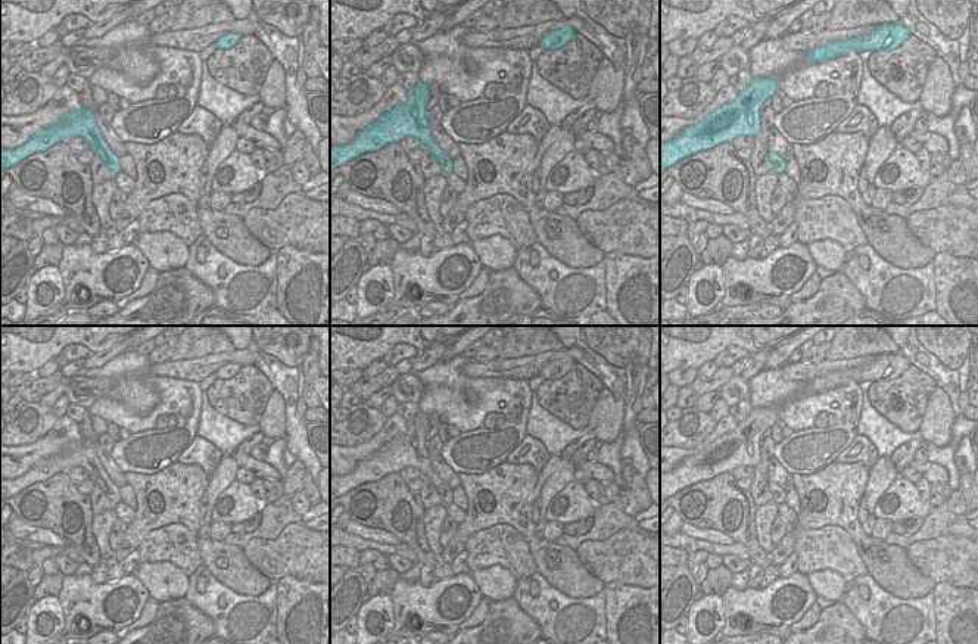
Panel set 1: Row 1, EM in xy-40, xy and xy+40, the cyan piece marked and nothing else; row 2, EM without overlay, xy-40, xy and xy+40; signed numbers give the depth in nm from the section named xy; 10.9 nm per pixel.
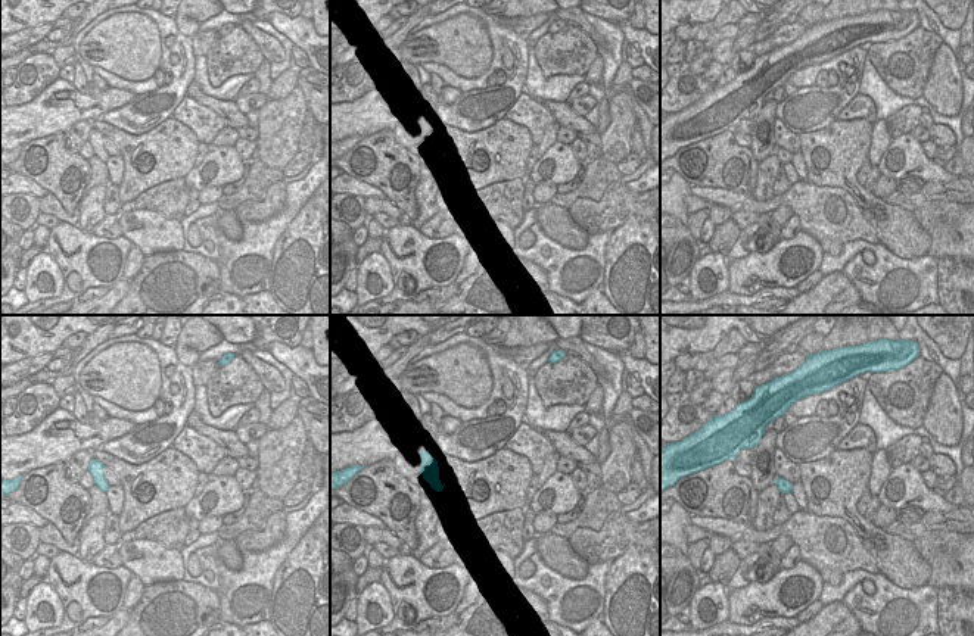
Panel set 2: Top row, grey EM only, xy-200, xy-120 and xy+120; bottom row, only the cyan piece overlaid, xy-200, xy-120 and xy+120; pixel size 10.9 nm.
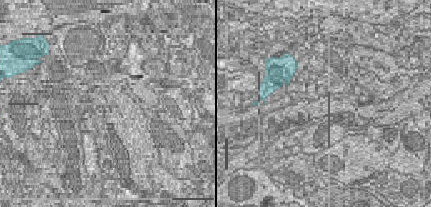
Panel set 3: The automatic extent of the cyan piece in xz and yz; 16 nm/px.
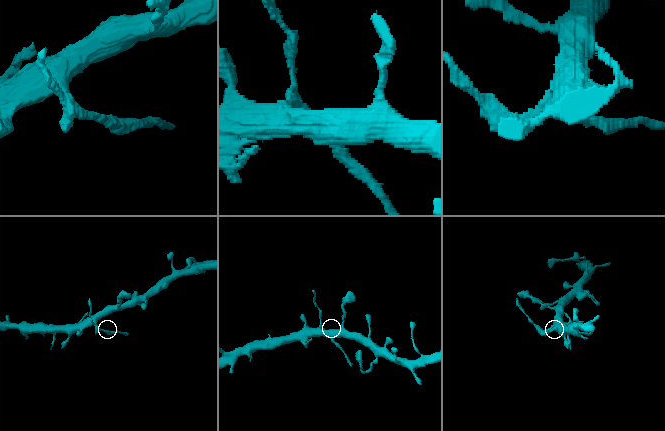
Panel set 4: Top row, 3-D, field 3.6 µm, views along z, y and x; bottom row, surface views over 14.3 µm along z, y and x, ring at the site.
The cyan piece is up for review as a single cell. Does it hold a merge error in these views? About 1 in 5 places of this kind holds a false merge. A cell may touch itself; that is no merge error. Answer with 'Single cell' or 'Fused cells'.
Fused cells

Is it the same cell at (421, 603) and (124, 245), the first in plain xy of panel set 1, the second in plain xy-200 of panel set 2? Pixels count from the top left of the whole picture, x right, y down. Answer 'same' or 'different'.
same

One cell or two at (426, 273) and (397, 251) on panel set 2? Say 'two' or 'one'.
one

